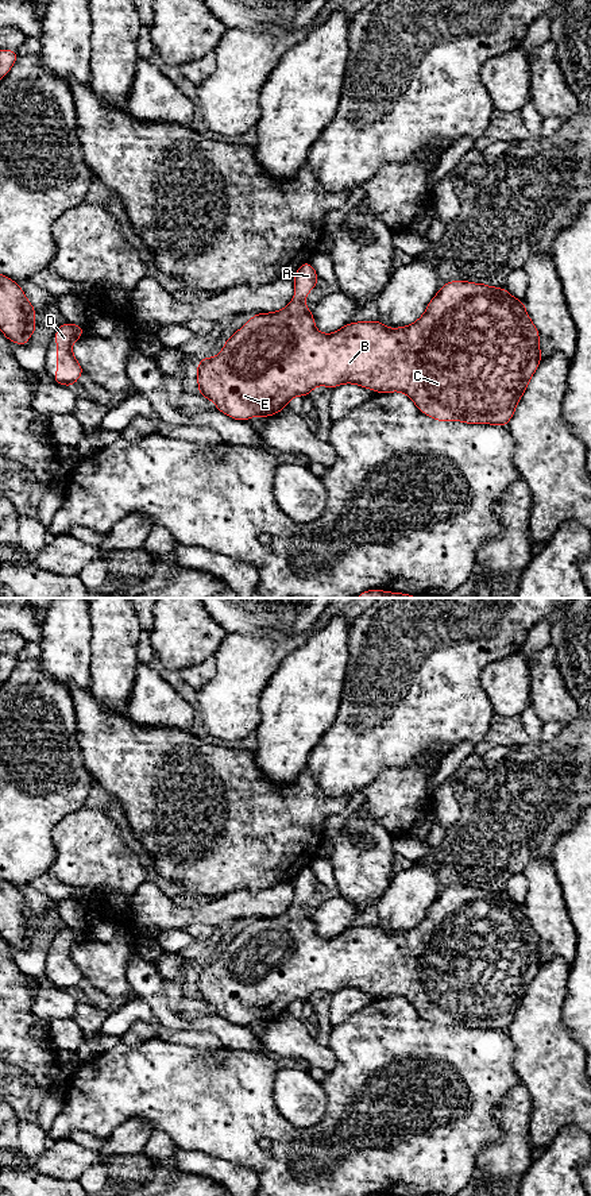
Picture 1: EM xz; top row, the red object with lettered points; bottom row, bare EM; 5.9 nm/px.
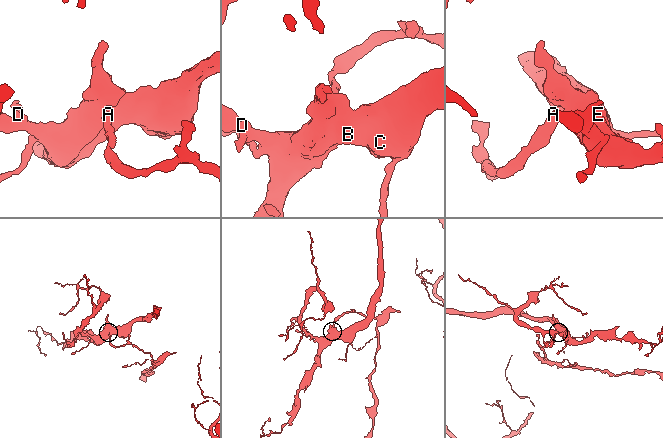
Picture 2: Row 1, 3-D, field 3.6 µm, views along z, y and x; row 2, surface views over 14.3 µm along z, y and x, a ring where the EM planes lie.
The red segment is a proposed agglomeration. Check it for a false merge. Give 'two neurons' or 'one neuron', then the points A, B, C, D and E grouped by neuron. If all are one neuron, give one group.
one neuron; groups A B C D E

